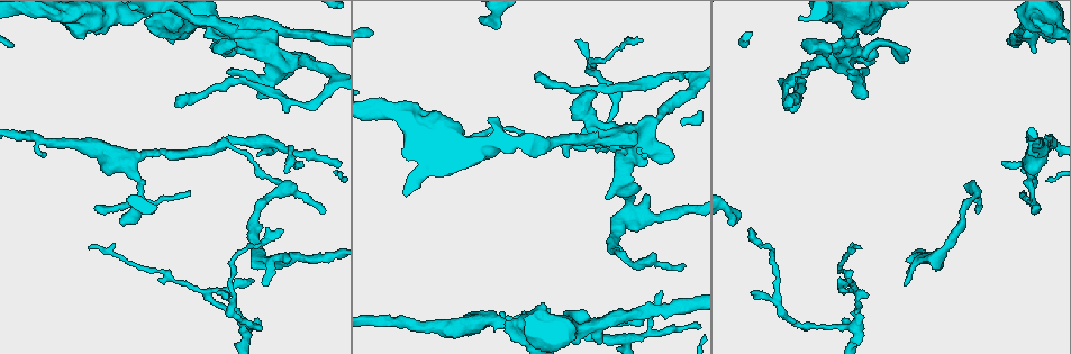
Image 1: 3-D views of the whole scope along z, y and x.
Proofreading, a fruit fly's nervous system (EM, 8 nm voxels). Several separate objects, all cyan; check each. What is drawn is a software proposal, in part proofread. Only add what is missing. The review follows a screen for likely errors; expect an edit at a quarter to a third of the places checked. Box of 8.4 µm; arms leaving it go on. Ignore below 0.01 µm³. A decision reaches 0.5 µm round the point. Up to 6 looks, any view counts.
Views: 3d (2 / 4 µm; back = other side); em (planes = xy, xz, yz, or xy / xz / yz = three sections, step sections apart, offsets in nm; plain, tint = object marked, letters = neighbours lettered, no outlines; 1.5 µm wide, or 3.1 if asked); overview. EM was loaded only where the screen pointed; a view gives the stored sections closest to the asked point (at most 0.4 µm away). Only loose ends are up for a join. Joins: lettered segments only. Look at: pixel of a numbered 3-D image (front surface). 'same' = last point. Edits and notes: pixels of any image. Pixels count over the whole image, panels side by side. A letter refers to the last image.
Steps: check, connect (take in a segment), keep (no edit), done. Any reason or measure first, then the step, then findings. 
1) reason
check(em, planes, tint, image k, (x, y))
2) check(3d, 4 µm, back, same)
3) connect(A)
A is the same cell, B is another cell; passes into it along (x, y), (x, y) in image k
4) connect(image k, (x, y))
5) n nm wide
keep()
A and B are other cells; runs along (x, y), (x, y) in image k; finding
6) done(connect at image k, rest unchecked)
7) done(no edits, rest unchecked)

check(em, planes, plain, image 1, (594, 93))

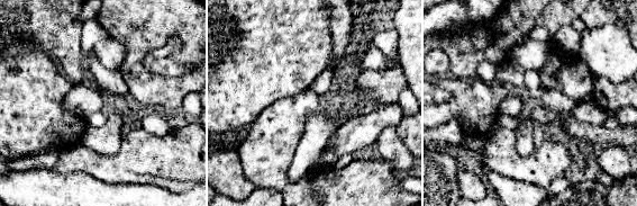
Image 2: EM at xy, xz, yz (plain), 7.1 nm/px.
check(em, planes, letters, same)

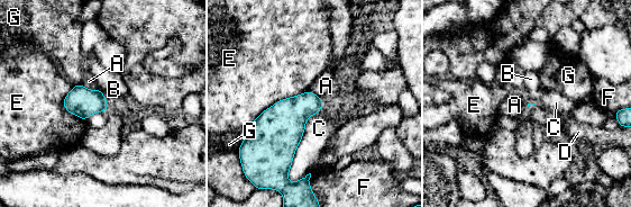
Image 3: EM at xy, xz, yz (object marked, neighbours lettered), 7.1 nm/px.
keep()
A, B, C, D, E, F and G are other cells; border along (81, 83), (90, 89), (97, 89) in image 3; none of them fits

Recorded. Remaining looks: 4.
an open end
check(em, planes, letters, image 1, (605, 196))

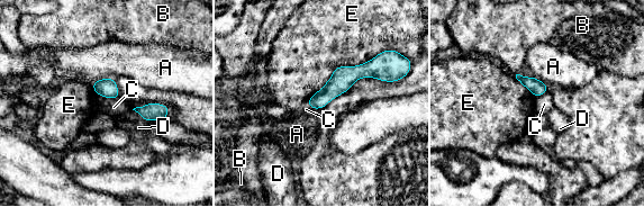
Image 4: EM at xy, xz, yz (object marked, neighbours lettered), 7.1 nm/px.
110 nm wide; E touches over 550 nm
keep()
A, B, C, D and E are other cells; no lettered segment goes on from it

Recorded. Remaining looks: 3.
check(em, xy, step 8, tint, image 1, (572, 311))

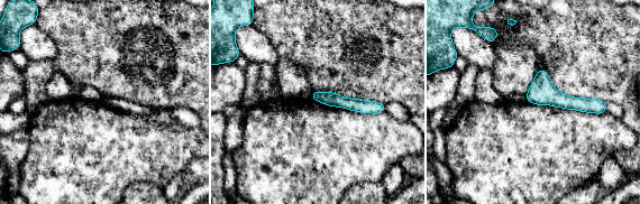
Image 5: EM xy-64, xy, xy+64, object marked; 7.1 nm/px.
check(em, planes, letters, same)

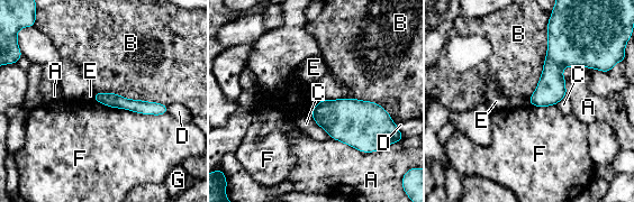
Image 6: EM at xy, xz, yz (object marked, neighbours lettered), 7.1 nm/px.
keep()
A, B, C, D, E, F and G are other cells; border along (94, 91), (114, 92), (168, 106) in image 6; none of them fits

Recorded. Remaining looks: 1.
done(no edits, rest unchecked)

